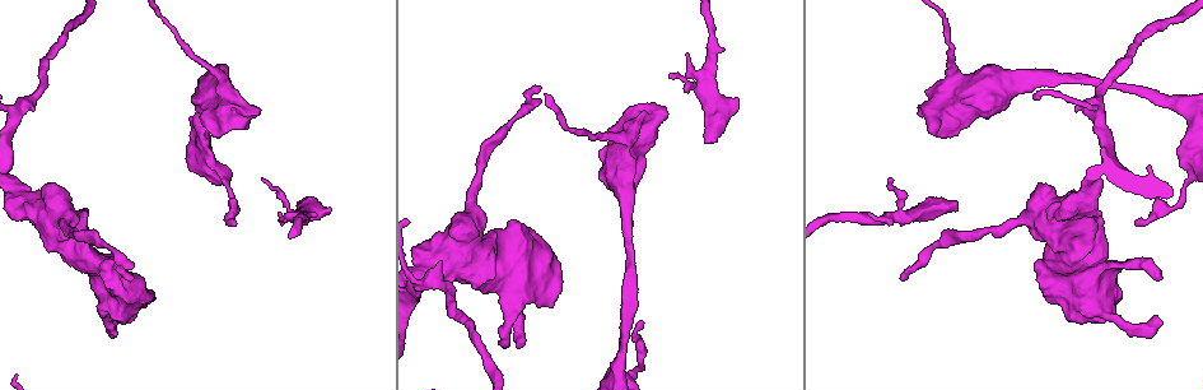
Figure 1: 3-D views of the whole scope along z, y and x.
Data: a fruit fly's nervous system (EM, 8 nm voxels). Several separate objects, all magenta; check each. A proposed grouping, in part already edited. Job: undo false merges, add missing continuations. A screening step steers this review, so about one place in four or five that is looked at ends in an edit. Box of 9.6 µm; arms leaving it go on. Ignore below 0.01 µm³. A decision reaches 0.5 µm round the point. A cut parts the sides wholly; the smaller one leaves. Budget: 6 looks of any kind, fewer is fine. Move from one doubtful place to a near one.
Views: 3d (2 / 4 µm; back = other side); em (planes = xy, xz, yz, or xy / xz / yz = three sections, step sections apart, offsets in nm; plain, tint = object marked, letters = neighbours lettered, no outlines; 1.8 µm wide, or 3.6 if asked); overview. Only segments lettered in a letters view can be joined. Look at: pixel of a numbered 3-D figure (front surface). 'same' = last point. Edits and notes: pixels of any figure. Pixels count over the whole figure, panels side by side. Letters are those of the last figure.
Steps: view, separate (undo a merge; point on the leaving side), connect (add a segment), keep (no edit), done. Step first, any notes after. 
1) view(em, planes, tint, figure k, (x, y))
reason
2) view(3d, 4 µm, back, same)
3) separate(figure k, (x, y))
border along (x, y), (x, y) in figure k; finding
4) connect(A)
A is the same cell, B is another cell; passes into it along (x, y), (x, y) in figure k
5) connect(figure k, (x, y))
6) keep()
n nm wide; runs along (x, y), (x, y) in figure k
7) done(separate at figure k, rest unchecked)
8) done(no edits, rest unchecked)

view(3d, 4 µm, figure 1, (687, 55))
free end

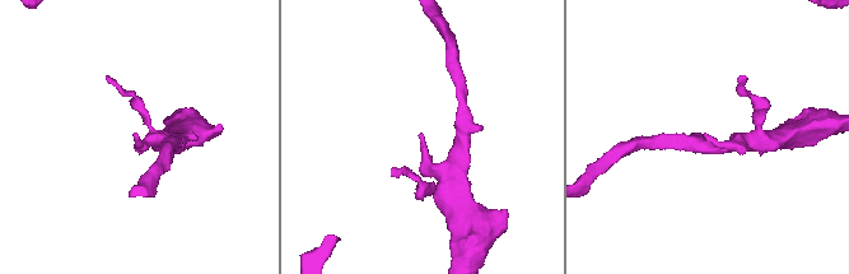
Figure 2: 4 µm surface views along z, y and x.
view(em, planes, plain, figure 2, (704, 136))

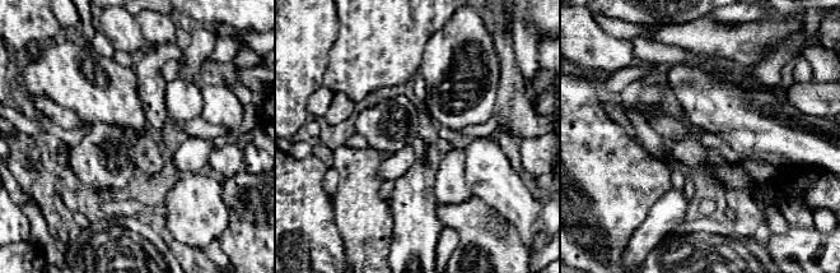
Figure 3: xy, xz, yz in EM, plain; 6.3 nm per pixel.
view(em, planes, letters, same)
see the neighbours

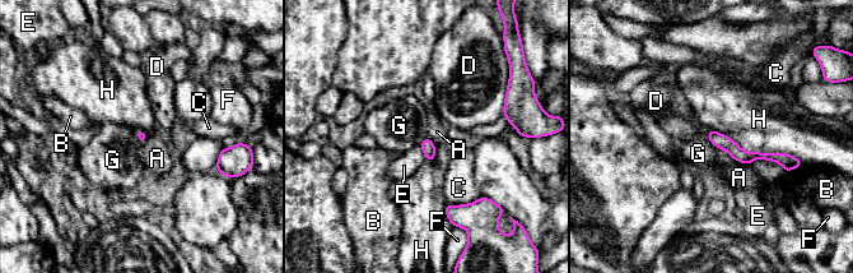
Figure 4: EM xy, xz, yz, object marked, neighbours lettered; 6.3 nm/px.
keep()
A, B, C, D, E, F, G and H are other cells; border along (135, 130), (135, 135), (141, 144) in figure 4; no lettered segment goes on from it

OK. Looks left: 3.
view(em, xz, step 16, letters, figure 1, (706, 142))

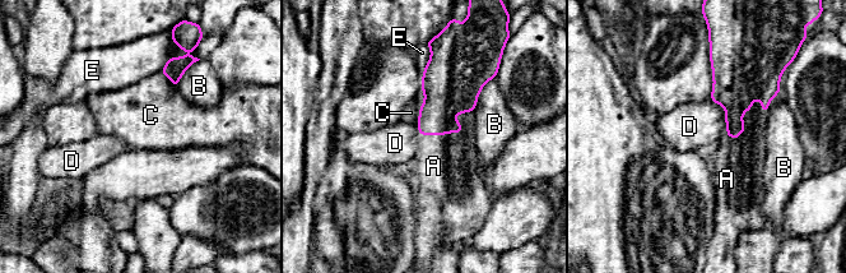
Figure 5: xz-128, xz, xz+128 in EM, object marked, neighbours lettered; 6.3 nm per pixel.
connect(A)
D touches over 260 nm; A is the same cell, B, C, D and E are other cells; the neuron continues

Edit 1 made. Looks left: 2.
done(connect at figure 5, rest unchecked)

